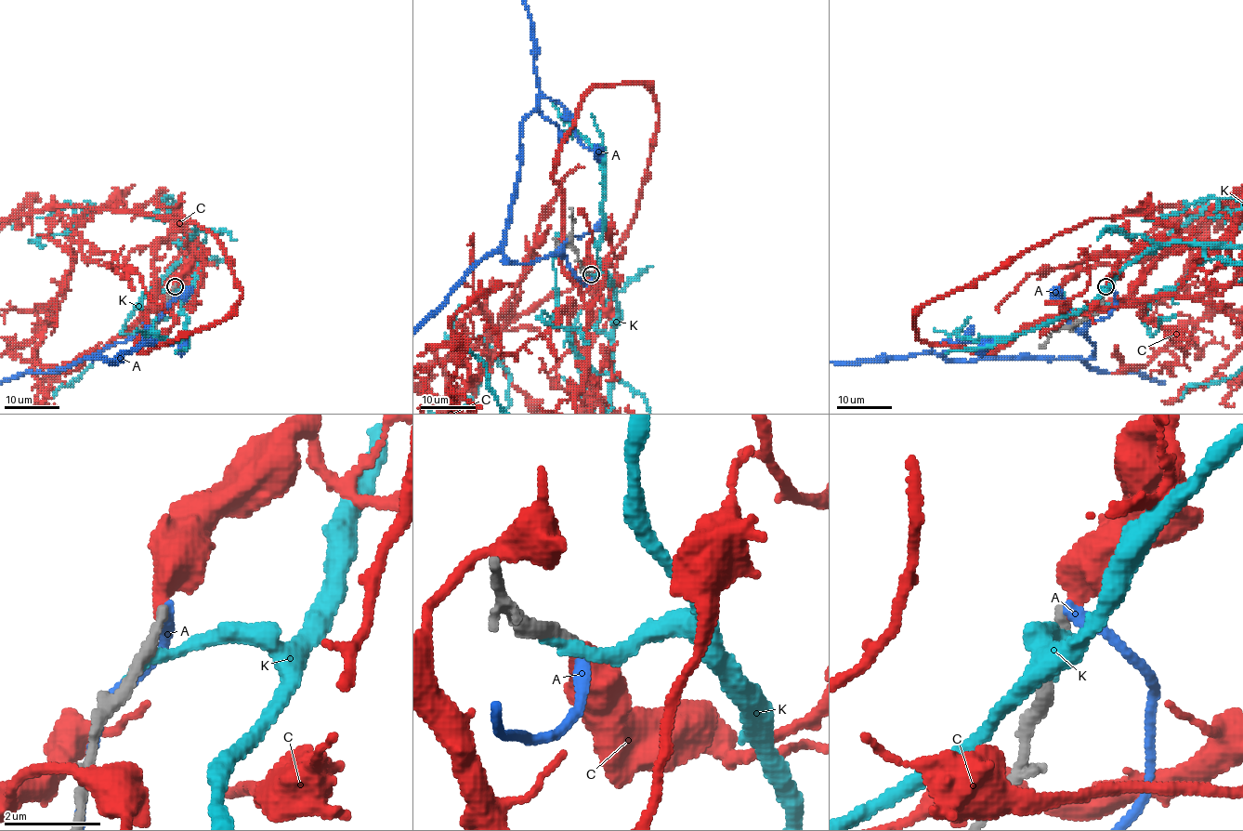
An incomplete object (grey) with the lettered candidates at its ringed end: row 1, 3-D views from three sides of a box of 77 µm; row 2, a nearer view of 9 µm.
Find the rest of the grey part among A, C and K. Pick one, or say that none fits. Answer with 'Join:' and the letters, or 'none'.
Join: C

